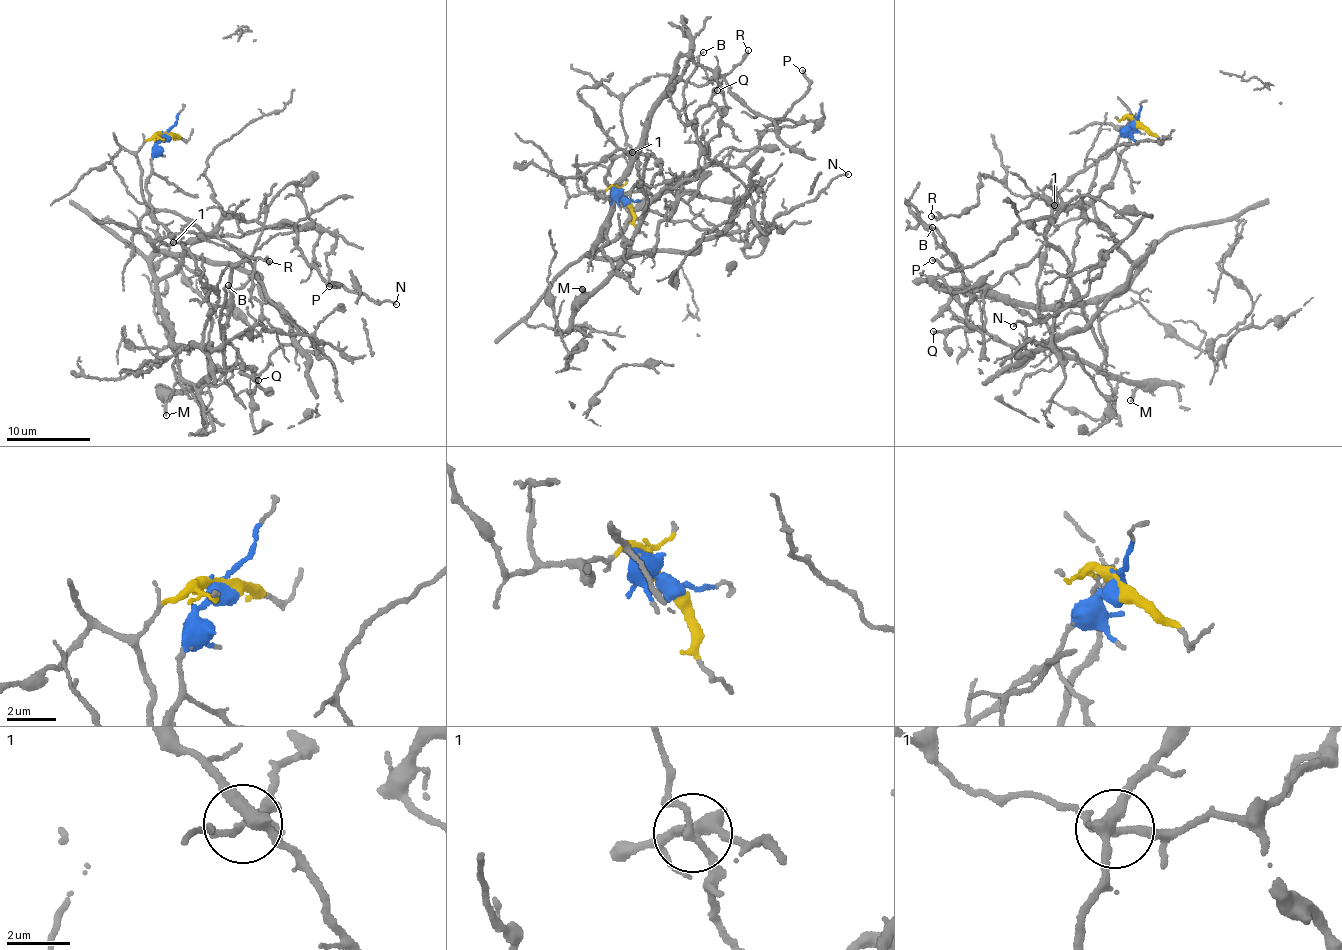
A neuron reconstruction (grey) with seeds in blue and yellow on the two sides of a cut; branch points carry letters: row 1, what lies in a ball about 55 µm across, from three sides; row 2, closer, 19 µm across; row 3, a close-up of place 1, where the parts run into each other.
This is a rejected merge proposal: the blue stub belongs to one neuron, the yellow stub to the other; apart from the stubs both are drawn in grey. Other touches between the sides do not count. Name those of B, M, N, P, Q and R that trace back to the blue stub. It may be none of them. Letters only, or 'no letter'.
B, M, Q

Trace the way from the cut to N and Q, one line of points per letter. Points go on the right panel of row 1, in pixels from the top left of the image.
N: (1138, 123), (1127, 116), (1129, 146), (1094, 202), (1117, 244), (1101, 251), (1090, 288), (1041, 322), (1014, 327)
Q: (1136, 123), (1076, 174), (1053, 204), (1037, 278), (1038, 314), (1050, 340), (1006, 346), (982, 329), (932, 332)

